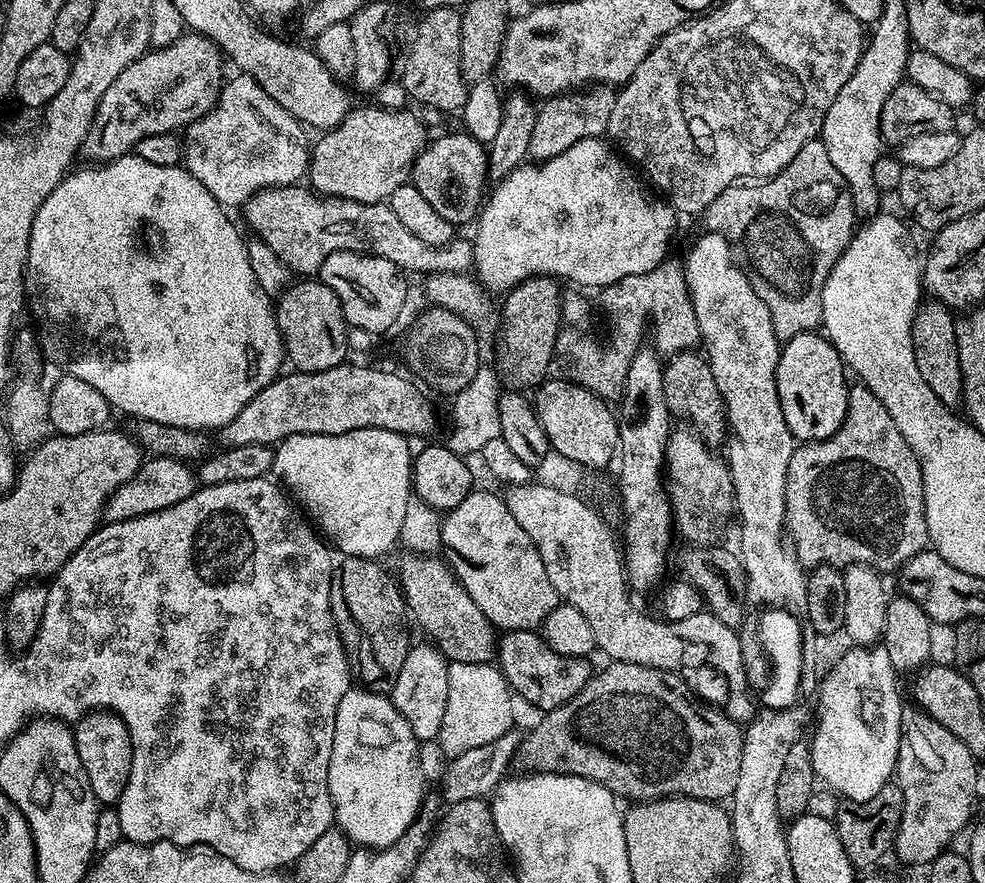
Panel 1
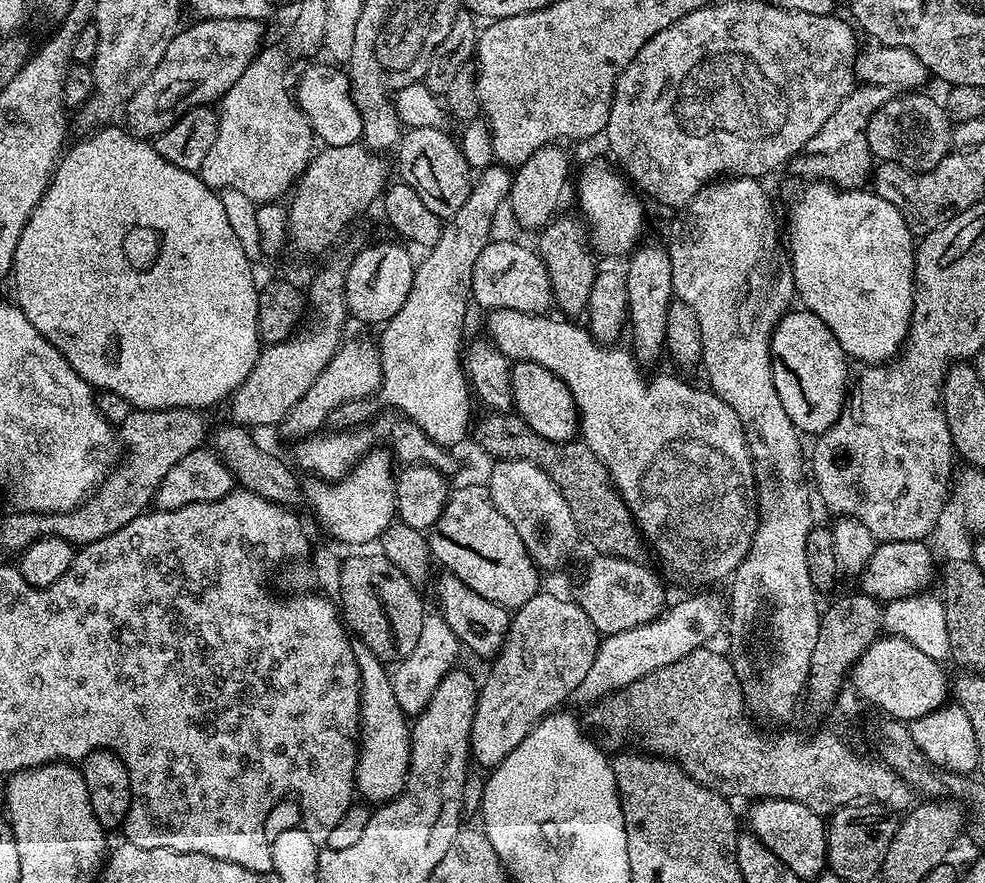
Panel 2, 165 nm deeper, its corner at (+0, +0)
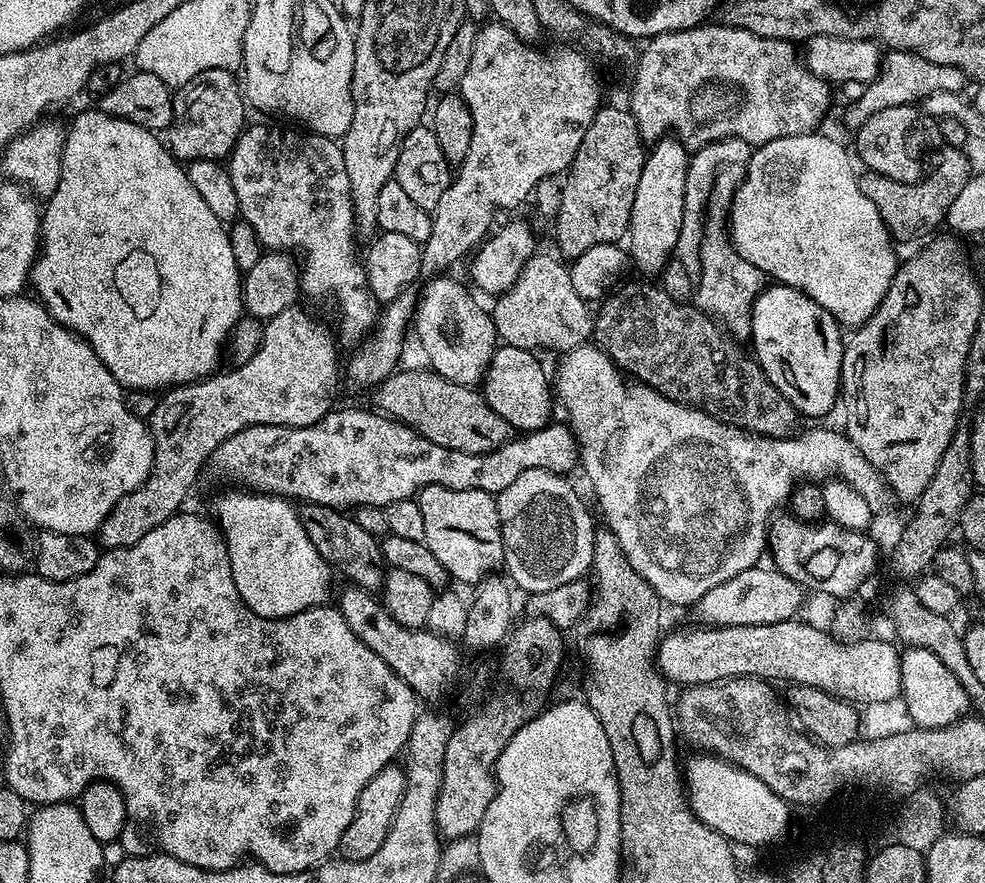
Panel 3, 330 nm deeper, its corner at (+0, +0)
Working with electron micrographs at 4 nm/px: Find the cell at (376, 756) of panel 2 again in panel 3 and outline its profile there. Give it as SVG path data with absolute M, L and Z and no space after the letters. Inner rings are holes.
M230 491L215 500L213 517L227 542L231 577L246 607L267 620L321 607L334 574L306 534L295 505L268 493Z

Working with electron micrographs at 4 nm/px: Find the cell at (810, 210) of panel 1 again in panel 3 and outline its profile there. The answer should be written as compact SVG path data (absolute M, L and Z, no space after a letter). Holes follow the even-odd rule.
M889 51L883 57L879 76L867 85L861 91L864 93L845 110L844 124L849 130L858 129L866 122L866 118L878 114L878 110L886 110L890 106L916 104L938 90L963 93L964 83L966 83L964 72L954 66L942 66L938 62L930 62L913 52Z

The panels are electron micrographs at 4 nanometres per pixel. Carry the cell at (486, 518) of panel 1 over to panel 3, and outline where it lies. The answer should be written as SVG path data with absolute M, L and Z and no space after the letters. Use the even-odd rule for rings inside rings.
M426 486L418 493L426 534L424 545L446 566L449 577L460 584L476 586L504 563L503 536L497 497L486 490L454 490L446 486Z

